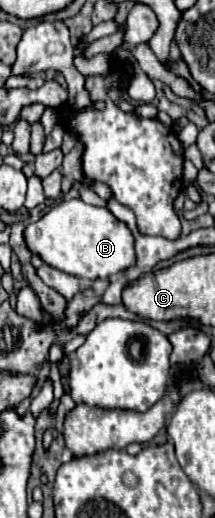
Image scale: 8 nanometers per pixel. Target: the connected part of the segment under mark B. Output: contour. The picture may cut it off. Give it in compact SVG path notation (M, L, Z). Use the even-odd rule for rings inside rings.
M81 199L63 201L43 215L37 223L25 227L25 241L47 265L67 271L81 279L109 279L115 273L135 267L135 237L131 229L111 211L89 205Z

